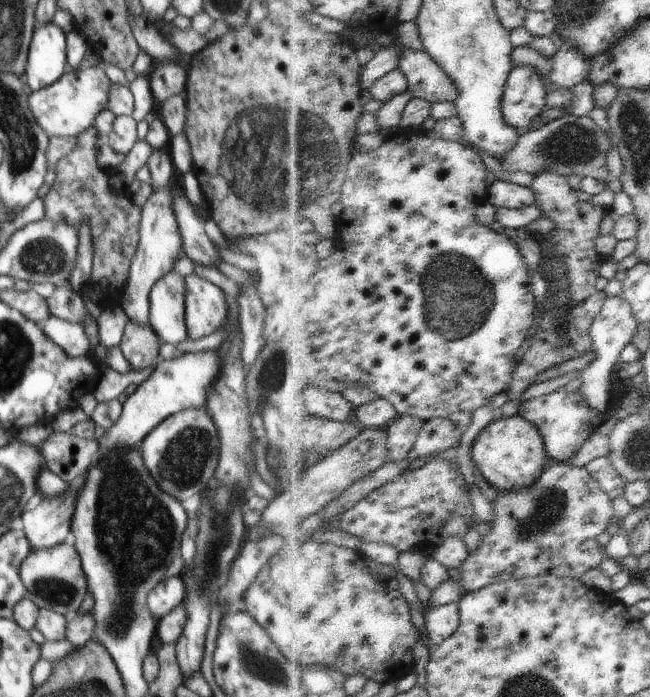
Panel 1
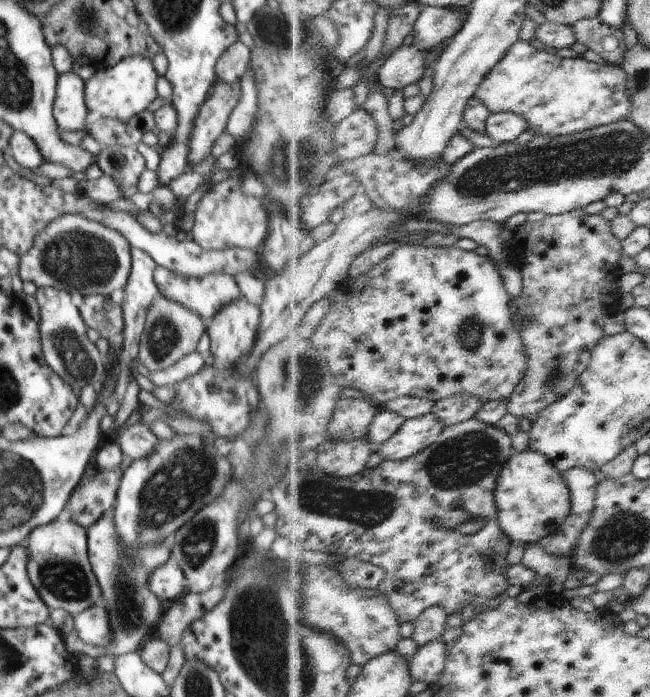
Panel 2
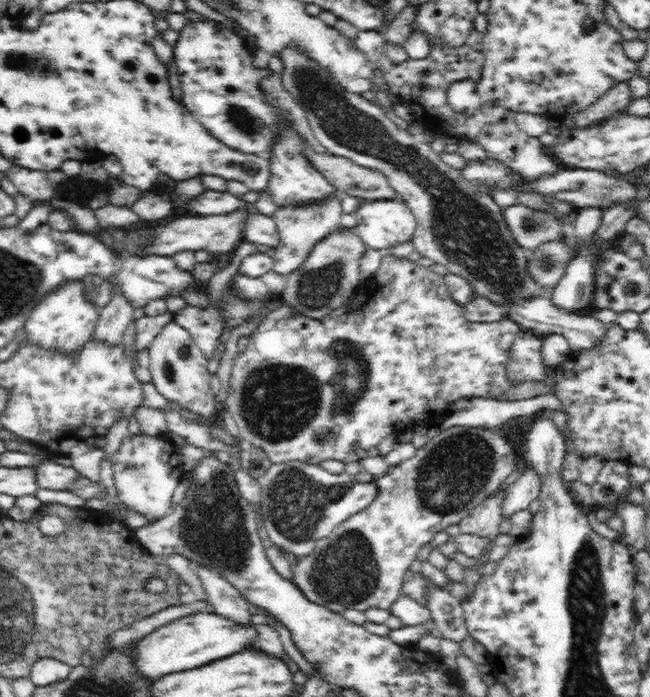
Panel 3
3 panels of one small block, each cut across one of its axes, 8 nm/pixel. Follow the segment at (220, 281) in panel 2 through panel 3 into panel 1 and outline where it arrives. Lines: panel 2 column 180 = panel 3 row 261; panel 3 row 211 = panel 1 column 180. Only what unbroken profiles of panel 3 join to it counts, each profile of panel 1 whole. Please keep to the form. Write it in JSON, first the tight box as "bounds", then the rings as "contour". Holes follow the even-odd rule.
{"bounds":[149,270,188,344],"contour":[[[173,270],[152,286],[149,292],[149,324],[160,342],[180,344],[188,338],[184,316],[184,277]]]}

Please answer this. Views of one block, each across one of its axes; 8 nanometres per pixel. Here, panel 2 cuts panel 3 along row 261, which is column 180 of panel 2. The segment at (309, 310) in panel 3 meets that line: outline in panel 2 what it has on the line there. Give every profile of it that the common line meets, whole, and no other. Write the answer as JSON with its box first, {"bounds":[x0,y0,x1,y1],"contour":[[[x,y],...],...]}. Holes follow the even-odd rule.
{"bounds":[138,293,207,373],"contour":[[[158,293],[147,311],[146,326],[140,340],[138,362],[145,366],[147,373],[164,370],[196,350],[204,332],[207,332],[207,327],[196,312]]]}

